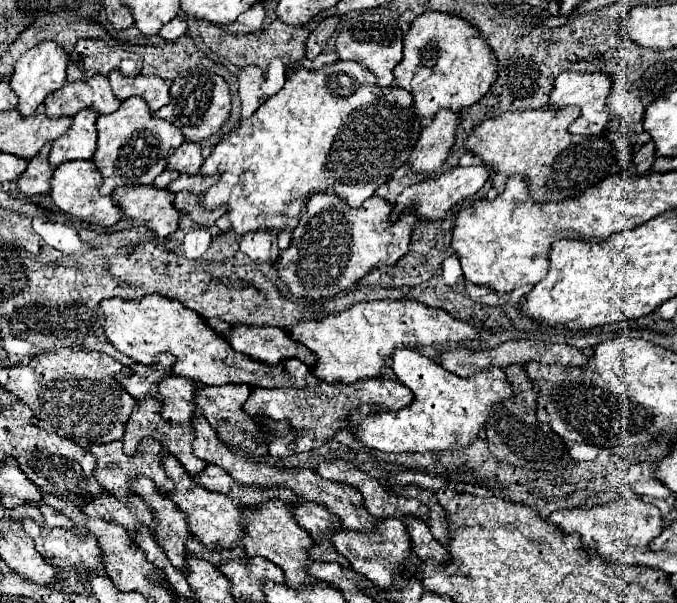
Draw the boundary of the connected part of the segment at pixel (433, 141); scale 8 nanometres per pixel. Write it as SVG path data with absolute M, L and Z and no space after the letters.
M440 110L434 122L426 126L416 142L410 158L410 166L416 172L436 172L448 158L458 130L460 114L452 110Z

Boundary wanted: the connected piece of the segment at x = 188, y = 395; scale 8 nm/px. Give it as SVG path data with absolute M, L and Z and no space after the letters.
M166 376L158 384L158 394L162 402L162 416L174 424L188 424L194 416L194 380L184 376Z

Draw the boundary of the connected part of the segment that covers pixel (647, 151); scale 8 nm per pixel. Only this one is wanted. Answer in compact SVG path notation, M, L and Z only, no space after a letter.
M648 142L648 144L644 144L644 146L640 148L640 152L636 152L636 156L634 156L636 172L638 172L638 174L646 174L646 172L652 168L654 160L656 160L654 144L652 144L652 142Z

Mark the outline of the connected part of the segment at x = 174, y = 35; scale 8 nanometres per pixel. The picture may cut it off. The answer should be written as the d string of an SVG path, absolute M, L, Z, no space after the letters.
M176 16L174 20L170 20L162 30L160 30L160 36L164 40L178 40L180 36L184 36L188 30L188 22L184 16Z

